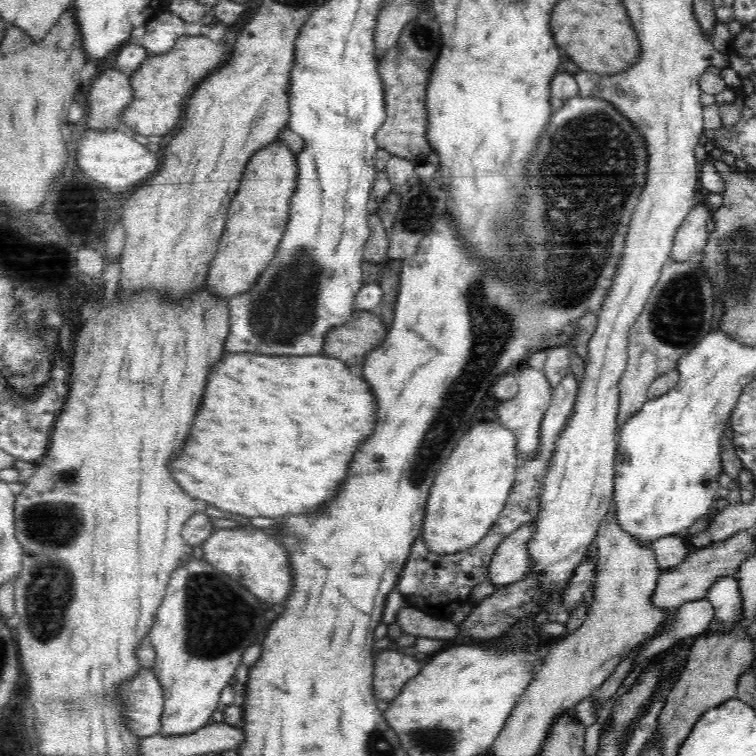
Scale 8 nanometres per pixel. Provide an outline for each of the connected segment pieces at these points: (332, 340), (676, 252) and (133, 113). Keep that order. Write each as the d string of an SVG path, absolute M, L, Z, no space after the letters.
M356 309L348 323L334 327L326 336L324 354L346 362L346 366L362 364L368 352L386 338L386 326L371 311Z
M706 203L697 204L682 221L674 238L672 260L678 262L696 259L708 242L712 211Z
M186 36L177 38L172 50L162 54L150 55L130 76L133 101L124 108L120 118L123 128L131 133L144 136L163 136L168 134L182 116L184 100L199 82L217 70L226 61L227 49L222 44L208 40L208 37Z

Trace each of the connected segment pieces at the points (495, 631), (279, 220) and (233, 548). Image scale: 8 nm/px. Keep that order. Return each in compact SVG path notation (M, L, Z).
M528 578L498 587L495 593L492 593L480 603L474 604L473 611L465 621L458 625L460 635L470 636L477 642L496 638L516 615L527 609L527 600L531 595L532 588L533 580L528 580Z
M274 139L256 151L245 164L244 174L236 196L231 200L224 233L211 260L207 282L229 302L238 292L248 290L260 276L260 270L273 260L278 243L289 222L291 198L299 182L298 159L290 145Z
M238 528L238 530L214 530L201 543L204 560L214 568L224 572L234 581L239 581L244 588L262 598L268 604L282 604L289 594L292 570L288 570L288 552L281 548L279 541L268 536L262 530L254 528Z

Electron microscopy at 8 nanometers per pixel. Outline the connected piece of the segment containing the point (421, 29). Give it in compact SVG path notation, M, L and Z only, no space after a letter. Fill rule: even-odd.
M423 11L404 26L398 42L378 60L377 72L385 95L386 118L380 130L376 132L377 145L391 155L411 159L413 163L427 161L435 154L425 133L428 126L426 90L438 52L440 52L438 22L434 20L431 11Z

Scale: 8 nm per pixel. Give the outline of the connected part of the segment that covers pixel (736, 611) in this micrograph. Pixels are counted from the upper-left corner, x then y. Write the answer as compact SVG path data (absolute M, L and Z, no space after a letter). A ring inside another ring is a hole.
M732 576L720 577L707 592L706 598L712 603L715 618L723 624L732 625L742 622L744 606L738 579Z

